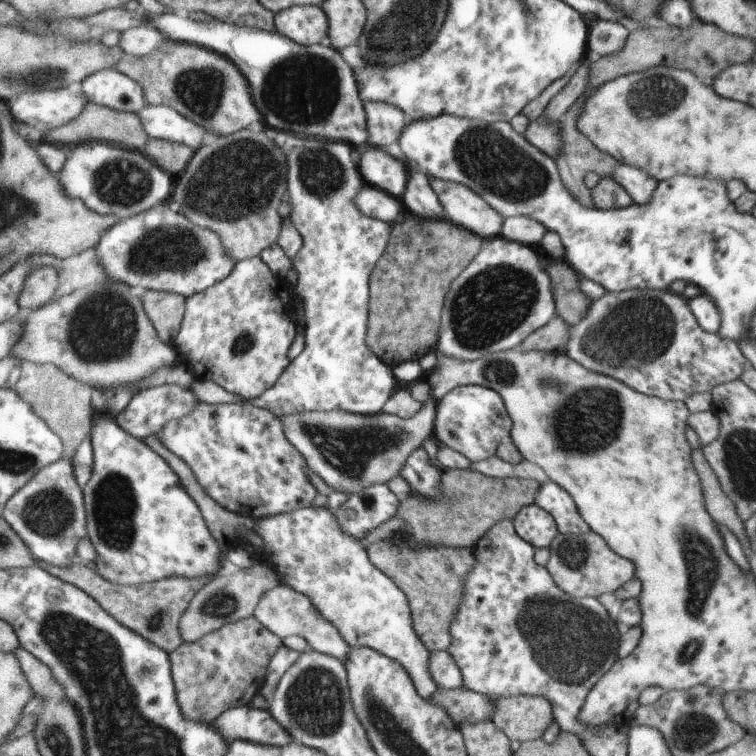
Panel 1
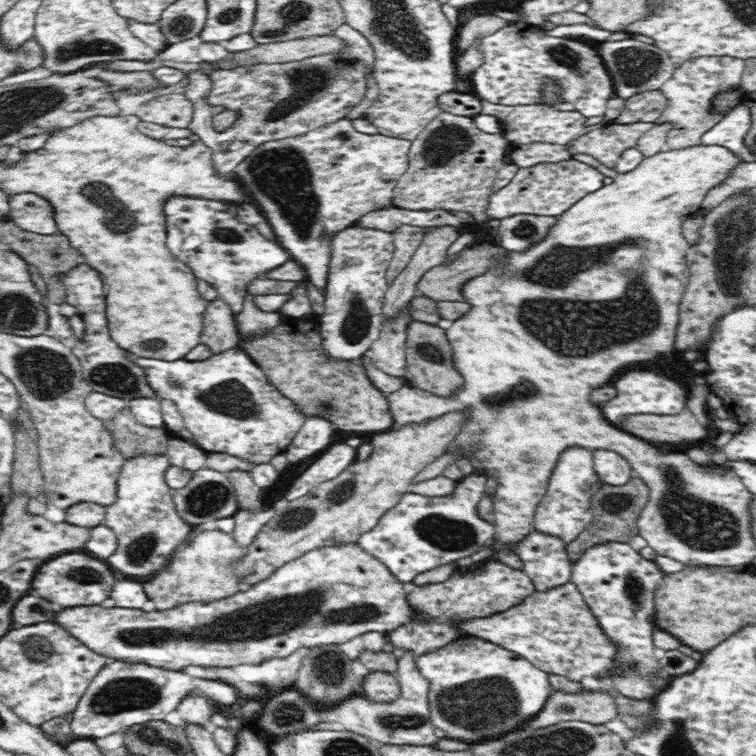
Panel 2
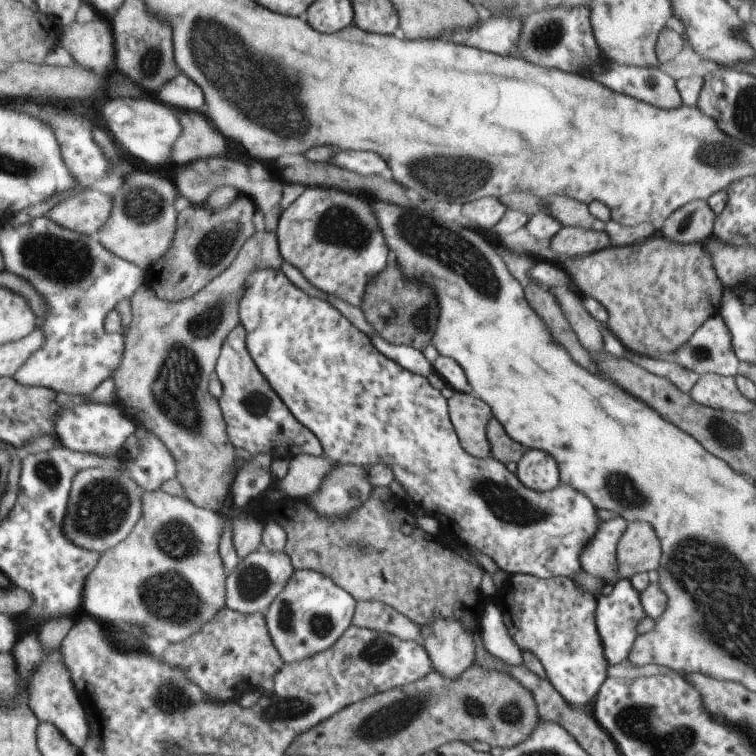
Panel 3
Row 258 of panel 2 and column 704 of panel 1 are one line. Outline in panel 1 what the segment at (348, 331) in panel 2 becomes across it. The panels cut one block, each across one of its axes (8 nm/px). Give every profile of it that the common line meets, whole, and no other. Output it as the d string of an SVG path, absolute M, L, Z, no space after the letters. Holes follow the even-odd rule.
M668 290L606 293L602 299L592 302L592 307L583 320L569 326L570 339L563 352L583 368L612 376L636 392L664 400L684 401L692 395L710 393L723 383L737 380L750 366L741 349L730 340L718 336L718 333L705 332L692 308L688 308L684 304L684 298L678 294L680 293Z

